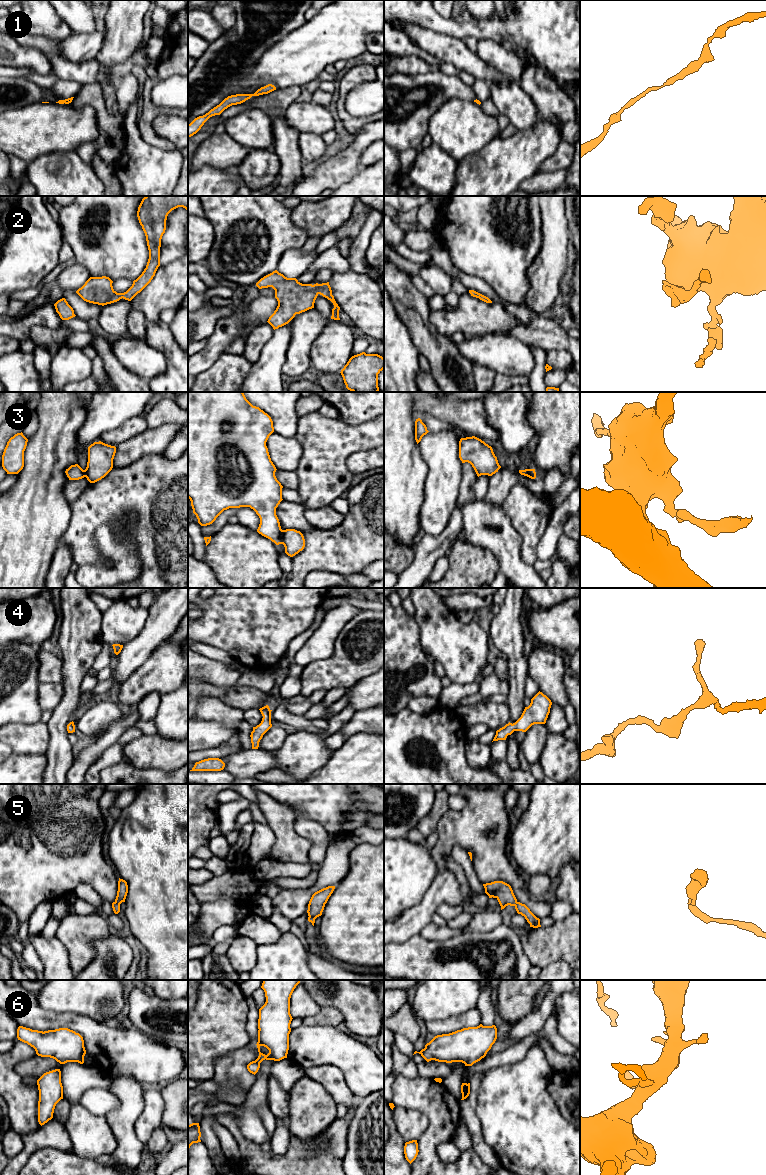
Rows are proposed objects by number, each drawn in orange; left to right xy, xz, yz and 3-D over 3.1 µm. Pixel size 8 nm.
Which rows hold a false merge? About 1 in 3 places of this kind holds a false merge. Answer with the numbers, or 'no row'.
3

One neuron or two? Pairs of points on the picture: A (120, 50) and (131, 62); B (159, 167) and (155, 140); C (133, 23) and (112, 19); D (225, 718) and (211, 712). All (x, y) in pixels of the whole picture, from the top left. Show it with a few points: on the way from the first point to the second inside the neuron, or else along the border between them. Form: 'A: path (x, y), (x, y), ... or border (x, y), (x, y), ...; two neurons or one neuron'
A: border (136, 50), (113, 67), (111, 75), (114, 78); two neurons
B: border (139, 131), (151, 145), (175, 148); two neurons
C: path (128, 23), (117, 20); one neuron
D: path (222, 715), (219, 712), (214, 712); one neuron

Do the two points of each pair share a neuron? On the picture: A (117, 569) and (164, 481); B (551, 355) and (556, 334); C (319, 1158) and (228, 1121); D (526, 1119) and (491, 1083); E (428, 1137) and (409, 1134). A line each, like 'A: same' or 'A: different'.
A: different
B: different
C: same
D: same
E: different

